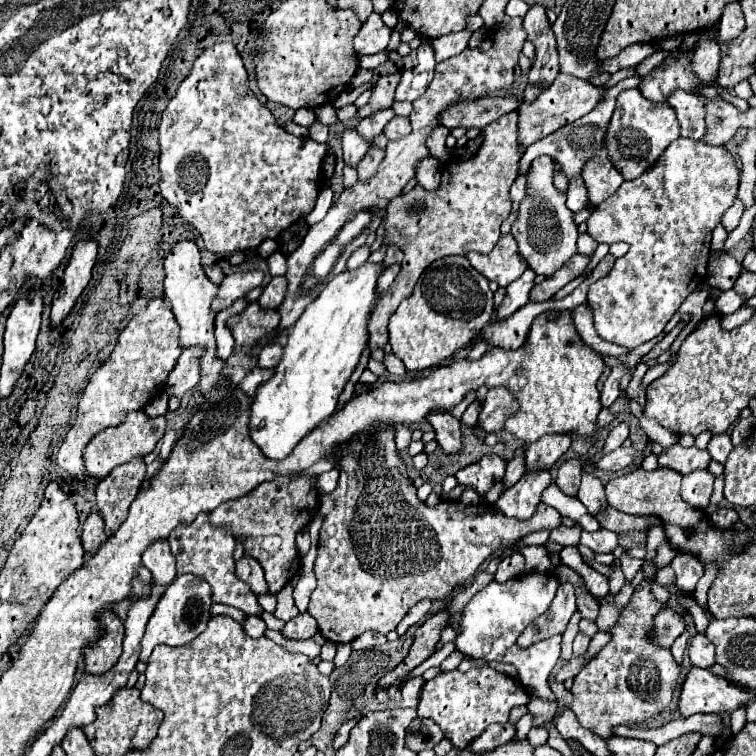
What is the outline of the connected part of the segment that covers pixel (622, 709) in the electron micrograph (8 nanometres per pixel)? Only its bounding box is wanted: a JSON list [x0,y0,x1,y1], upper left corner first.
[571,584,679,740]

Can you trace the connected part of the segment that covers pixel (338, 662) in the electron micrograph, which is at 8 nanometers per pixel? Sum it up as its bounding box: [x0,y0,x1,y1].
[333,644,352,667]

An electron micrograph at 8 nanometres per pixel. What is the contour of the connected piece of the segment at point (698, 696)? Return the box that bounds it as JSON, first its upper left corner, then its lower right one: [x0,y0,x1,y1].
[679,668,755,718]

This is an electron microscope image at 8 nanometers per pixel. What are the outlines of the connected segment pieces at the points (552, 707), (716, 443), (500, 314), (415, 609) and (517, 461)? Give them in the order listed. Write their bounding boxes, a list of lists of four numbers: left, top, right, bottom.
[[527,699,557,727],[707,434,731,462],[495,268,535,322],[397,600,431,636],[503,450,525,488]]

